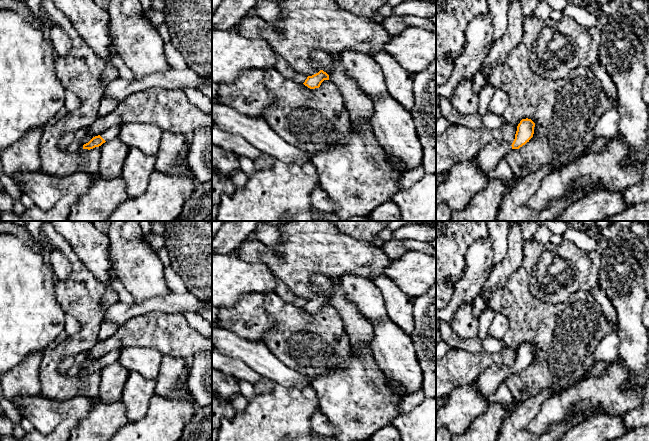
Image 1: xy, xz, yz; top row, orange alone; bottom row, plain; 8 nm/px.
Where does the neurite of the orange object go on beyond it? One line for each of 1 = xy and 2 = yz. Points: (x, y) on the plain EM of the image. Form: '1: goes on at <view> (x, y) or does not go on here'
1: goes on at xy (111, 357)
2: goes on at yz (487, 382)

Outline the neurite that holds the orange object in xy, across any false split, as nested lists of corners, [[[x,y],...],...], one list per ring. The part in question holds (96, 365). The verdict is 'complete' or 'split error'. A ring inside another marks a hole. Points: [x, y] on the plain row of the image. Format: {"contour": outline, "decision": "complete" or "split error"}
{"contour": [[[112,350],[102,356],[100,359],[93,361],[88,367],[83,369],[83,373],[93,373],[101,370],[106,365],[111,365],[118,361],[120,356],[119,350]]], "decision": "split error"}

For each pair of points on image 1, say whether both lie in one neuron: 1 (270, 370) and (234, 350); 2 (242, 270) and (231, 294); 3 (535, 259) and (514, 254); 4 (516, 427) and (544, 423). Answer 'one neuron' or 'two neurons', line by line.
1: one neuron
2: one neuron
3: two neurons
4: two neurons

